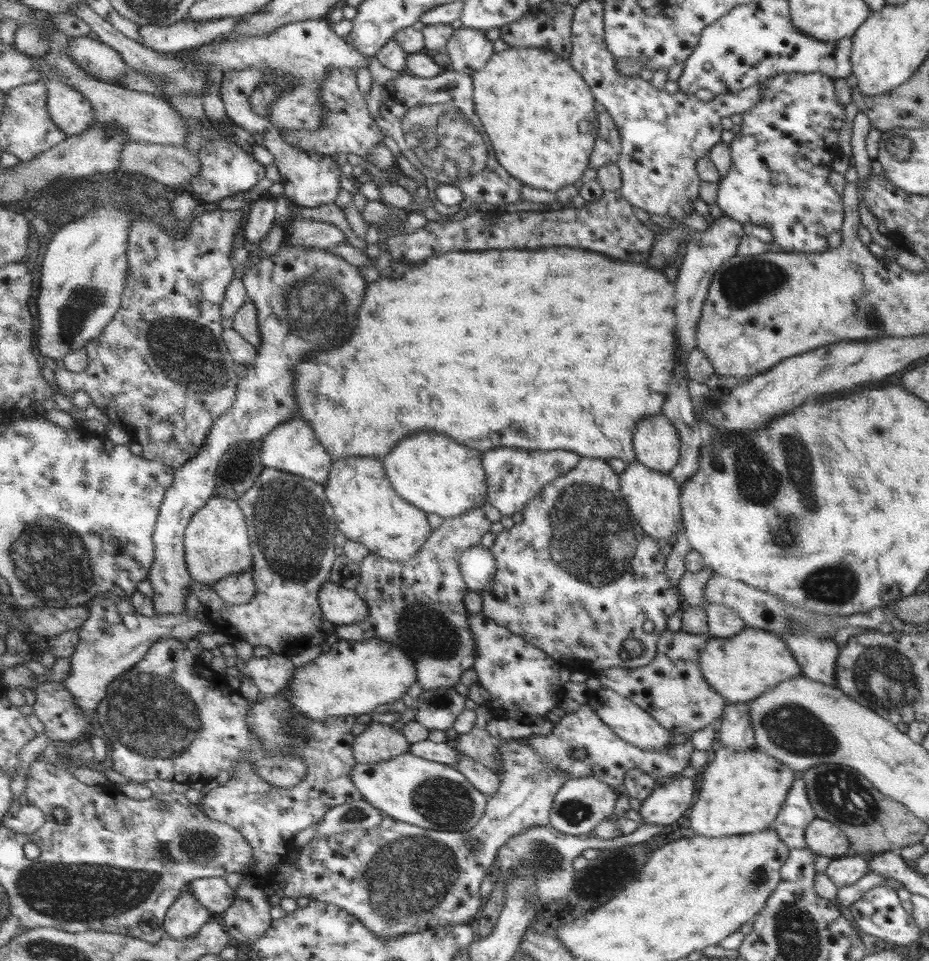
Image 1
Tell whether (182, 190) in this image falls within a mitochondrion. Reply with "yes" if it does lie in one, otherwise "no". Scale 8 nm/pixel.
no

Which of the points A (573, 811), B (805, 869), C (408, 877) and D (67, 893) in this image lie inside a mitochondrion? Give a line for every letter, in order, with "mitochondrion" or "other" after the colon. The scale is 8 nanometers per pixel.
A: mitochondrion
B: other
C: mitochondrion
D: mitochondrion

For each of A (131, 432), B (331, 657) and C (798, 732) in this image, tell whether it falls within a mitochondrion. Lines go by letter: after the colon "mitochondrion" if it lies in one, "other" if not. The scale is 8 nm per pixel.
A: other
B: other
C: mitochondrion

